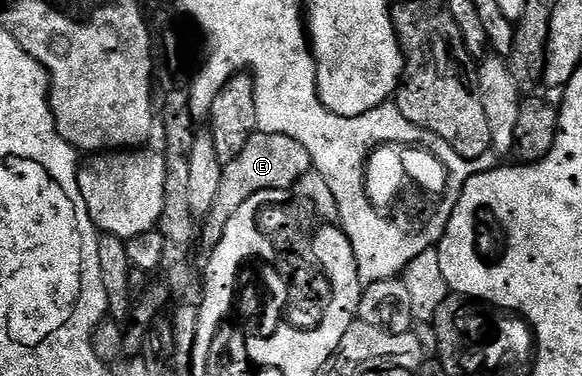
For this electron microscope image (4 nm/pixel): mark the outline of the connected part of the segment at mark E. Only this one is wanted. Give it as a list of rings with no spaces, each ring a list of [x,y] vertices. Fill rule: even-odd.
[[[261,130],[255,132],[248,146],[244,146],[244,150],[240,150],[240,154],[236,154],[236,158],[232,158],[232,162],[223,167],[216,202],[200,224],[201,243],[203,240],[210,250],[217,248],[223,240],[222,235],[228,222],[234,217],[236,210],[240,210],[240,206],[244,206],[244,202],[252,198],[252,194],[293,189],[298,180],[311,171],[312,161],[308,150],[300,146],[296,138],[288,138],[284,134],[268,134]]]

